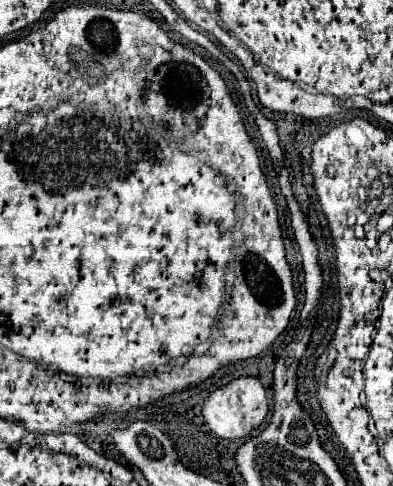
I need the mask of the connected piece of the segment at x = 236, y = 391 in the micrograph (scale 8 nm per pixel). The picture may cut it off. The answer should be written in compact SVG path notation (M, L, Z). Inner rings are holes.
M237 377L225 387L219 387L209 393L209 397L201 405L201 415L205 417L205 423L215 435L225 439L239 439L247 437L253 427L257 427L265 419L267 407L269 403L263 385L255 377Z

